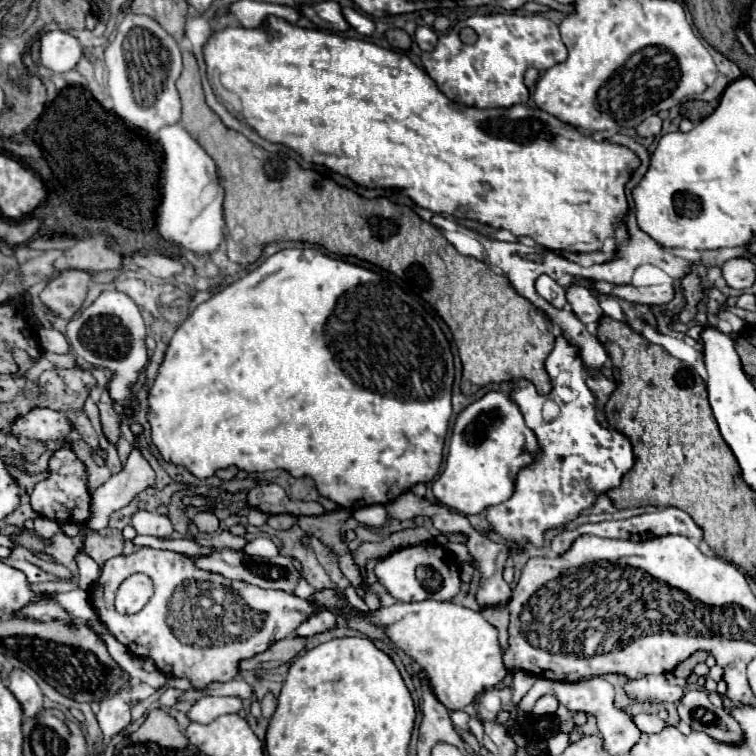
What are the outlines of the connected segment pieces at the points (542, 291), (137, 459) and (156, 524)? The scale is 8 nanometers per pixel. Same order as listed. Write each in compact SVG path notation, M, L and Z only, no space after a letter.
M540 275L536 279L536 291L538 295L542 295L550 305L554 305L556 309L564 309L568 305L566 301L566 291L548 275Z
M132 447L132 453L118 475L112 475L102 487L92 493L90 519L88 525L96 531L108 525L108 515L122 509L138 495L142 489L154 485L154 471L148 461L142 457L138 447Z
M138 511L132 517L132 527L136 529L138 535L152 535L158 539L168 539L174 533L172 523L166 515L158 515L150 511Z

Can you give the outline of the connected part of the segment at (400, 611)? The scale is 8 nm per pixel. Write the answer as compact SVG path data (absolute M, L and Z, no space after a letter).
M426 599L420 603L396 603L382 607L368 617L380 625L394 645L406 651L426 673L434 695L450 711L464 709L478 693L498 685L504 679L502 649L498 629L482 613L456 605L452 601Z

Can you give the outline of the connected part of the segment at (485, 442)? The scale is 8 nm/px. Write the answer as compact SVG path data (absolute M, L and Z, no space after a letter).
M488 391L458 415L448 443L446 469L432 483L432 493L438 503L464 515L482 513L490 505L508 501L514 495L518 469L536 459L538 439L526 425L518 405L508 393Z

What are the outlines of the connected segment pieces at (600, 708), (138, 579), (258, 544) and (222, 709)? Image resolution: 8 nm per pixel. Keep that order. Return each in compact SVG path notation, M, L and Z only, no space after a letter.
M538 677L536 683L532 685L532 689L520 699L518 703L518 711L526 711L530 713L536 699L546 695L546 693L554 693L556 699L566 705L570 711L584 711L584 713L592 713L598 721L598 729L600 735L604 739L606 751L612 755L620 755L620 753L628 753L638 741L640 741L640 729L634 725L632 715L626 711L620 711L614 707L614 687L602 679L602 677L592 677L592 679L582 679L576 683L558 683L558 681L550 681L550 679L542 679Z
M142 573L130 575L116 593L116 609L122 613L136 613L146 605L146 601L150 601L152 593L154 587L150 577Z
M258 537L254 541L248 541L242 551L250 553L254 557L276 557L278 555L278 545L268 537Z
M204 695L200 697L188 711L188 719L194 723L210 723L220 715L238 713L242 707L242 699L238 697L214 697Z

